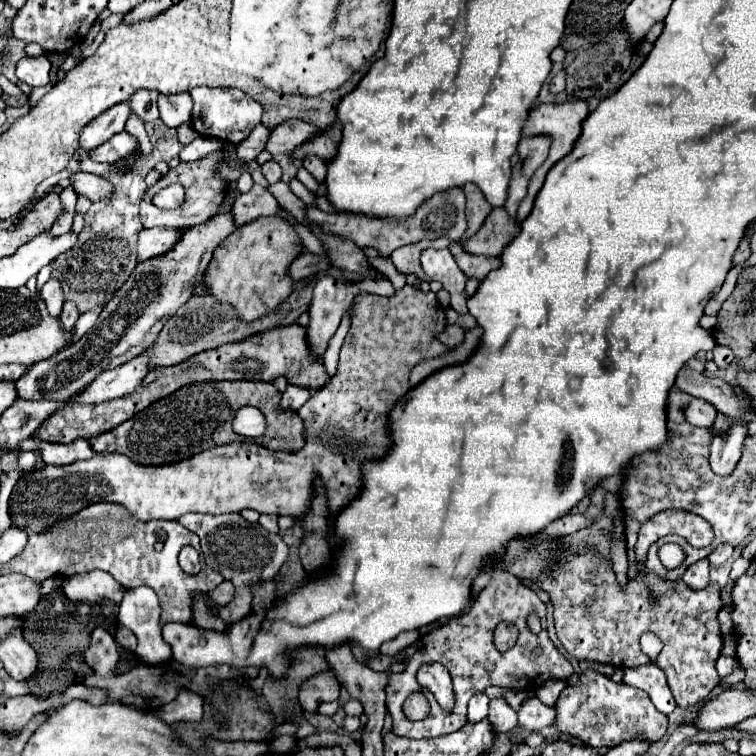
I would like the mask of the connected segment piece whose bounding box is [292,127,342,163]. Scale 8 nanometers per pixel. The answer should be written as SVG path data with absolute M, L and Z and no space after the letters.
M330 127L326 129L326 133L322 135L316 135L314 141L308 141L304 145L300 145L300 149L296 149L292 155L296 159L302 159L302 157L308 157L308 155L316 155L320 157L324 163L330 163L336 153L338 153L338 145L342 141L342 131L340 127Z

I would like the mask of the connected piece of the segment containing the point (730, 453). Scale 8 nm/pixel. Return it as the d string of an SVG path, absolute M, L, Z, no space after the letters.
M736 425L736 427L730 427L726 433L728 437L724 437L724 441L712 441L710 445L710 467L720 477L726 477L734 471L740 459L748 429L744 425Z

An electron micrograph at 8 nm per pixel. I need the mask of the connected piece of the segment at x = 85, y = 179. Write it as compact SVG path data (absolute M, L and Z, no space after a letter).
M82 171L74 173L70 177L70 185L74 187L76 195L84 195L90 201L102 201L112 195L112 183L92 173L82 173Z

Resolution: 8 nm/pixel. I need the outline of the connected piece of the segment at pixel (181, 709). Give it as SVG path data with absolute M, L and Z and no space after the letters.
M182 691L172 703L164 705L156 715L162 717L166 723L176 723L176 721L200 721L204 713L204 701L196 693Z

